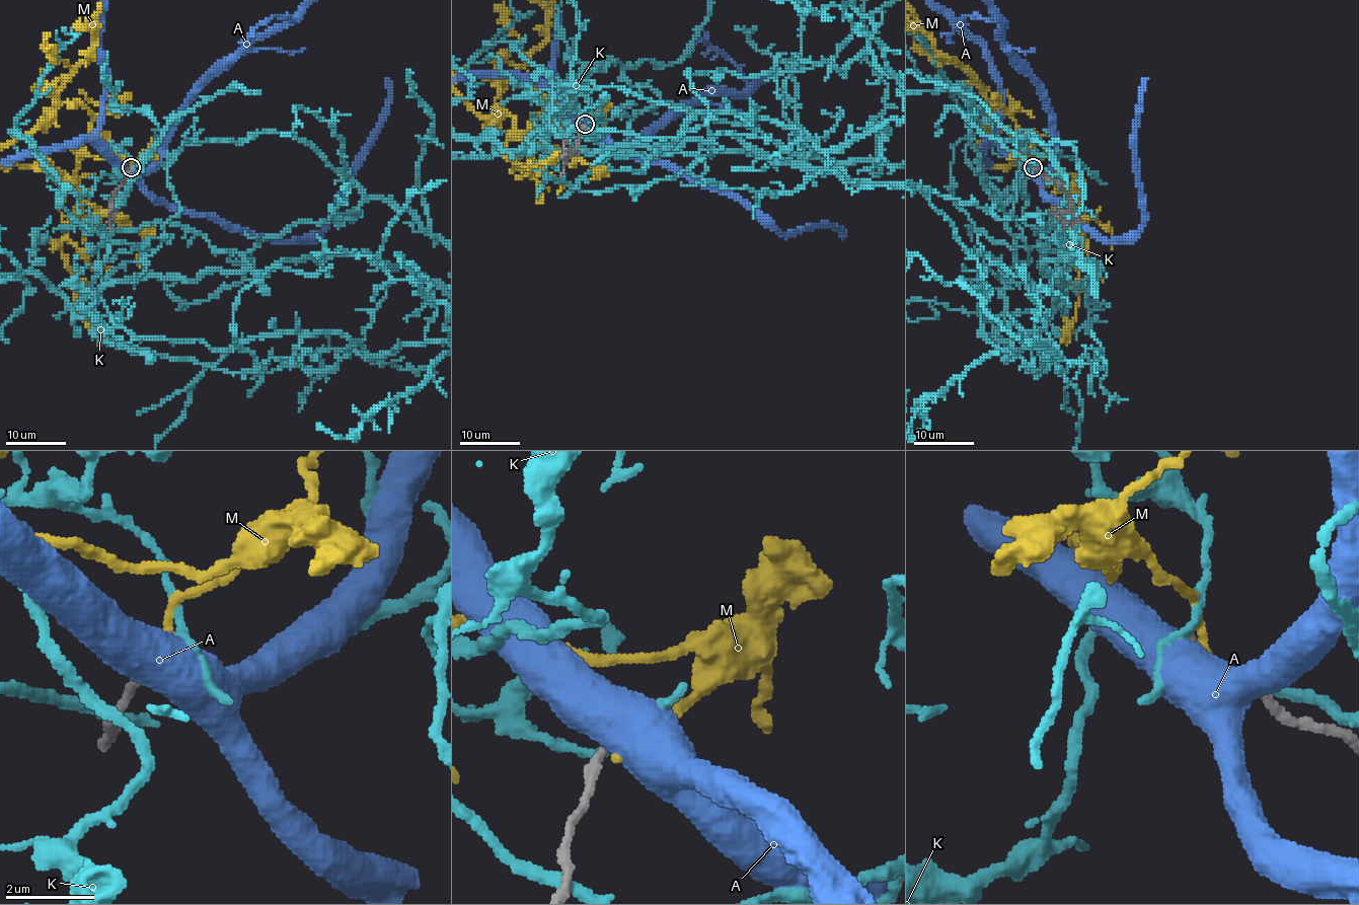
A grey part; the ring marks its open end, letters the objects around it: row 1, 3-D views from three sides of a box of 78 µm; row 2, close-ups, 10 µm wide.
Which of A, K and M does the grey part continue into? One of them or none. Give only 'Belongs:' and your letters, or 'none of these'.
Belongs: none of these

